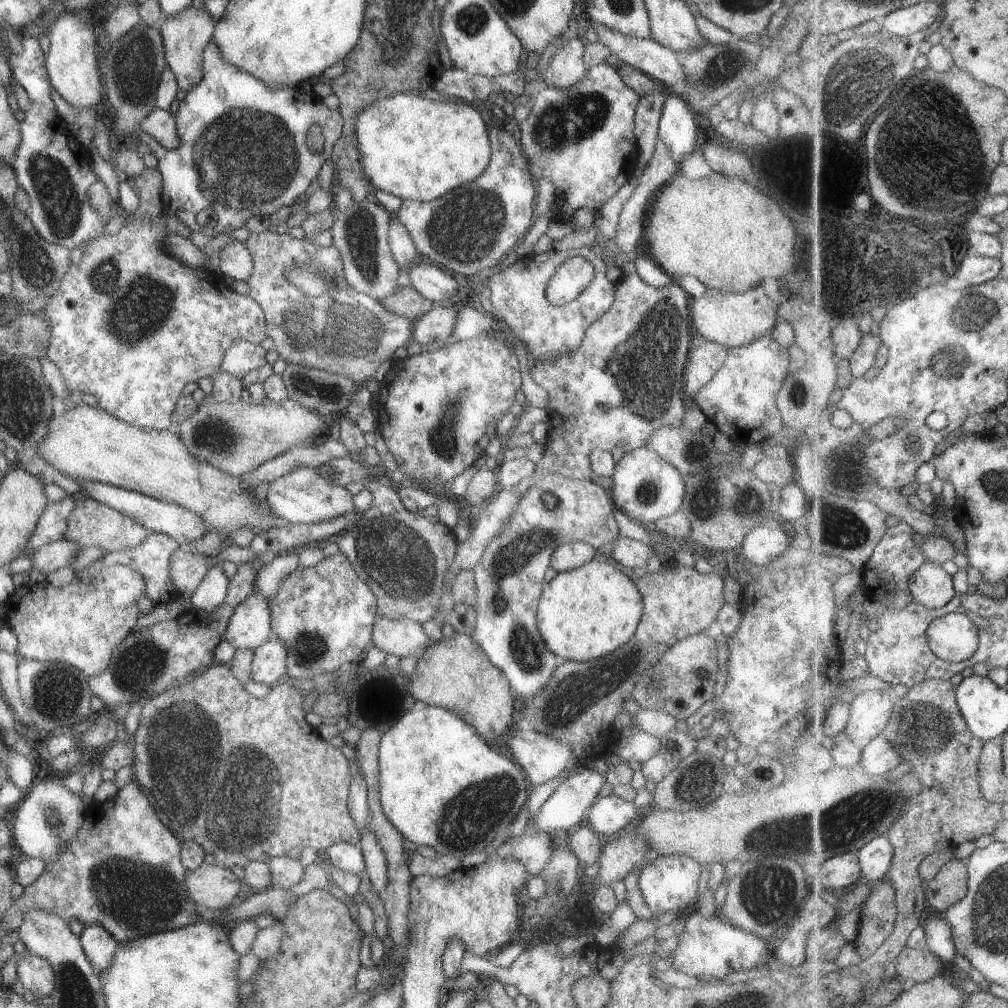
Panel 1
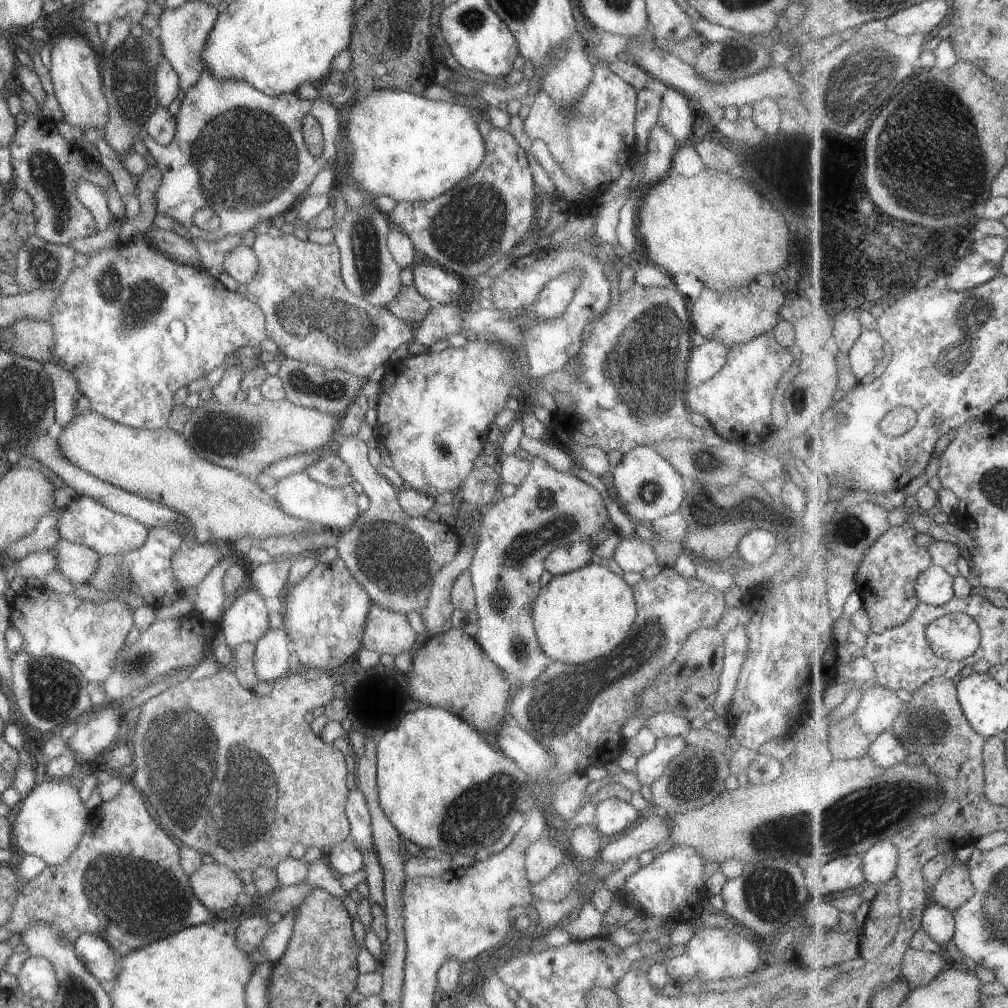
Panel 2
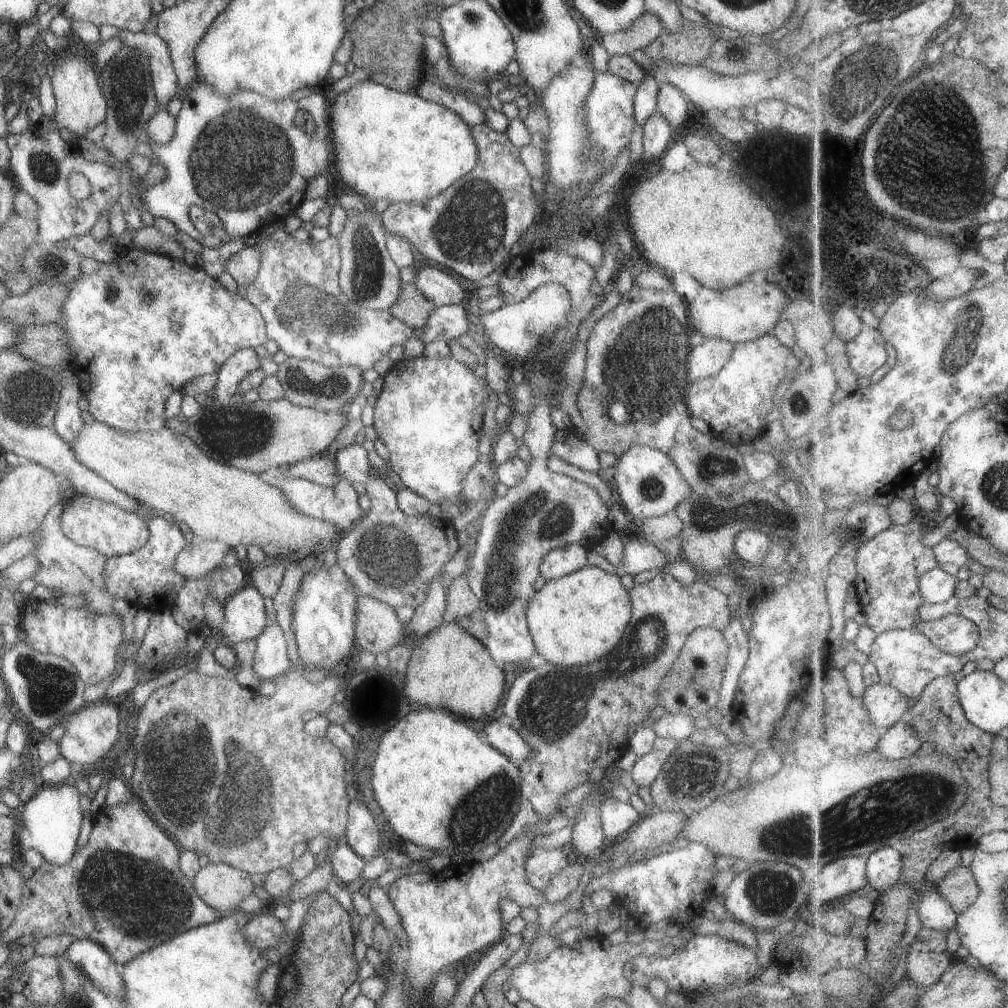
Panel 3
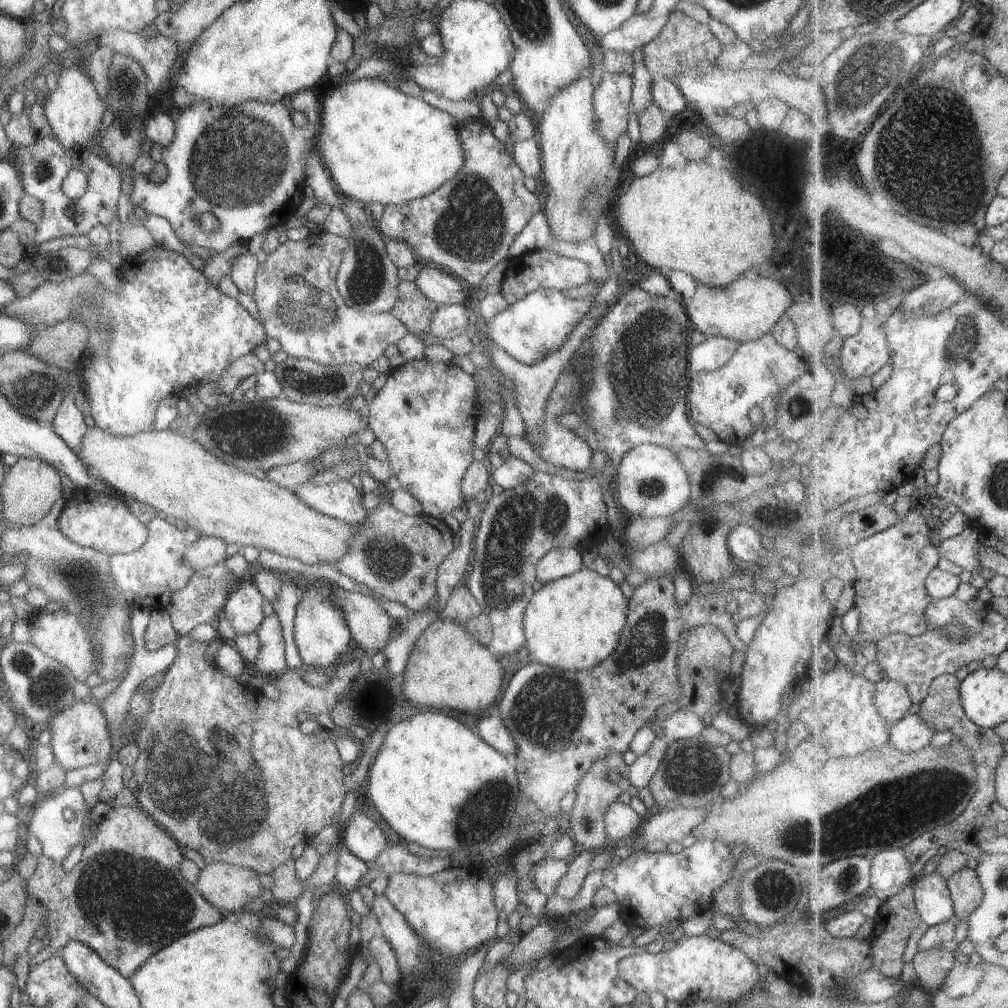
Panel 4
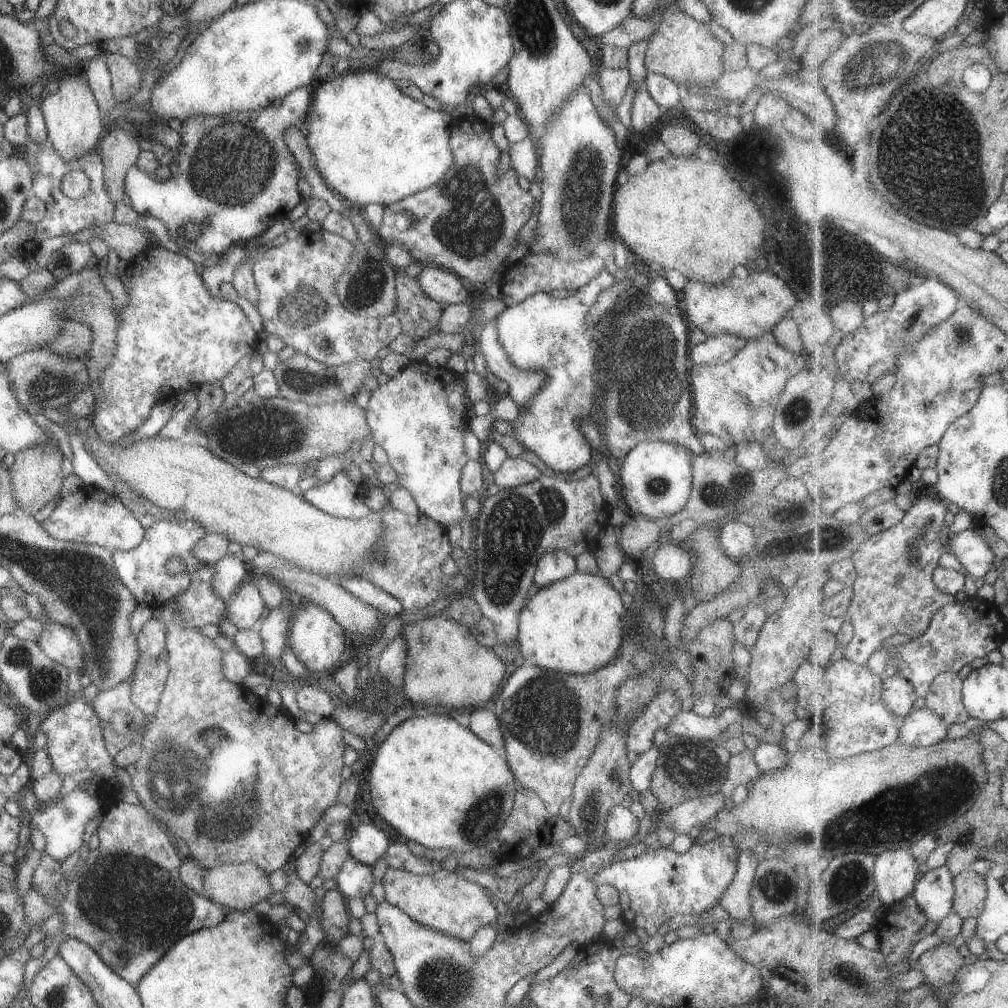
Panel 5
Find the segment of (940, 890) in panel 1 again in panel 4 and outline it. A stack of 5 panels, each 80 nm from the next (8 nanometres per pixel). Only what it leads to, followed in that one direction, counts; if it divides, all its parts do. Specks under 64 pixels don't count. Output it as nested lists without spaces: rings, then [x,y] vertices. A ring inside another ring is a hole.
[[[963,868],[947,880],[955,915],[959,920],[967,920],[981,906],[985,897],[984,886],[976,870]]]

